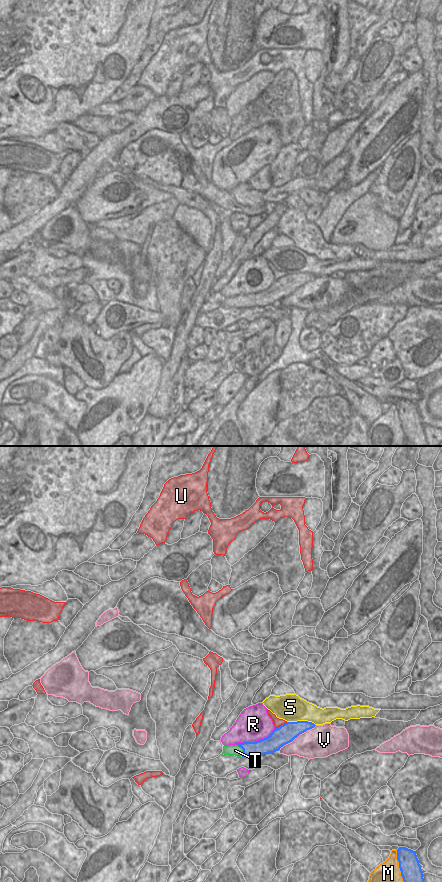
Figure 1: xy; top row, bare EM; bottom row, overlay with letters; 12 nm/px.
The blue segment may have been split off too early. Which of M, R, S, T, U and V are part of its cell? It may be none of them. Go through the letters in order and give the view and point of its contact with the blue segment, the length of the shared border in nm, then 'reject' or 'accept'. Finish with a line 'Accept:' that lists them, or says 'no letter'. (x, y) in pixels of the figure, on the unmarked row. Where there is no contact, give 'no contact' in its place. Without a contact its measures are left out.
M: meets blue in xy at (400, 421); contact 480 nm long; reject
R: meets blue in xy at (256, 293); contact 500 nm long; reject
S: meets blue in xy at (301, 273); contact 360 nm long; reject
T: meets blue in xy at (243, 302); contact 150 nm long; accept
U: meets blue in xy at (281, 277); contact 180 nm long; reject
V: meets blue in xy at (297, 288); contact 550 nm long; reject
Accept: T

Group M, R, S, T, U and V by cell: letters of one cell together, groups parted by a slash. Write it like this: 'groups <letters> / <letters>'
groups M / R / S / T / U / V

